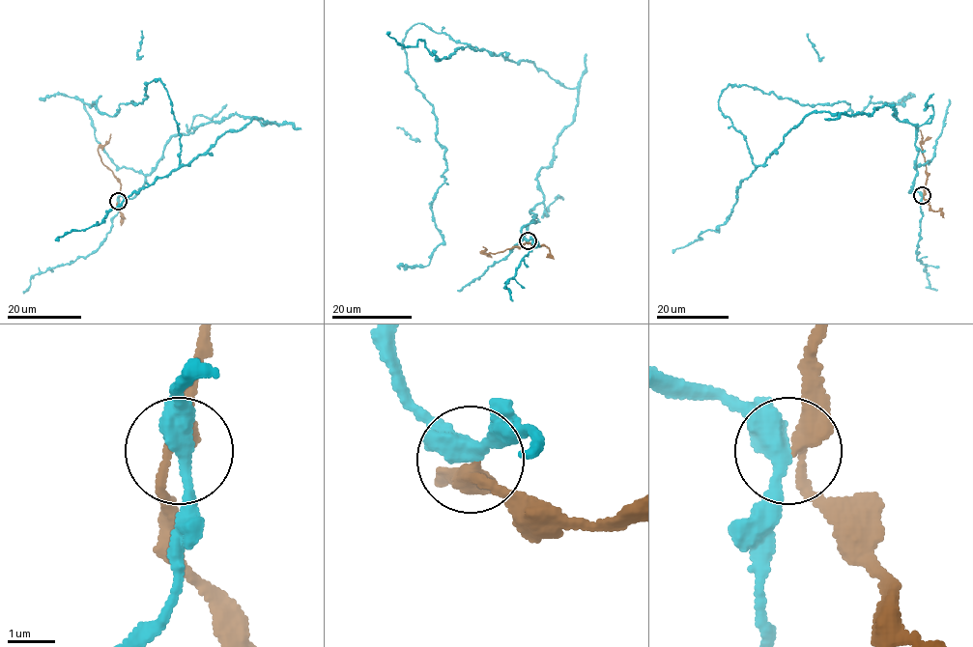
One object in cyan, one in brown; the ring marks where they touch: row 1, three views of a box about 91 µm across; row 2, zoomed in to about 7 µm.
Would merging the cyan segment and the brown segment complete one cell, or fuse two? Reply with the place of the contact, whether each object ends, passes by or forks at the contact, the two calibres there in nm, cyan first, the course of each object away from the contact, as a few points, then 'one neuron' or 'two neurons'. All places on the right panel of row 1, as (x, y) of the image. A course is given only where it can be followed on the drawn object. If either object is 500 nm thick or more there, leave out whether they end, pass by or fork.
at (922, 195); cyan passes by; brown passes by; 380 nm thick on the cyan side, 320 nm on the other; cyan runs (922, 196), (893, 106), (813, 112), (755, 166), (718, 103), (899, 99); brown runs (923, 196), (927, 174), (920, 130); two neurons

